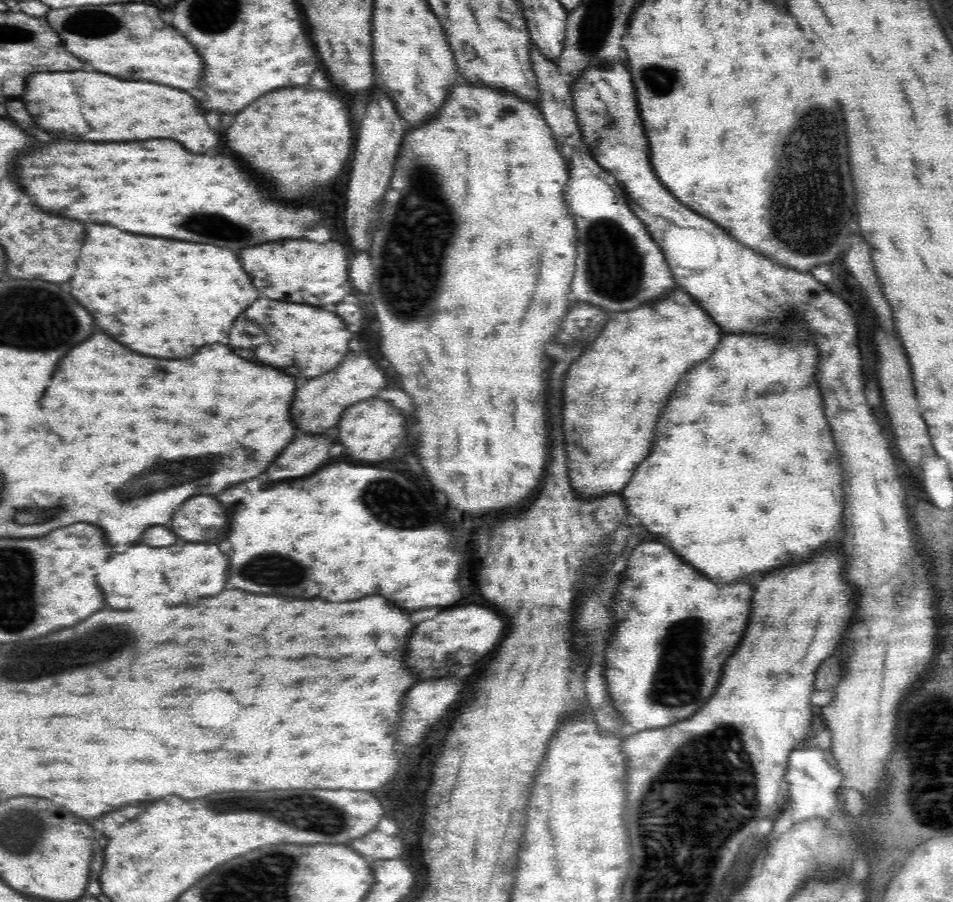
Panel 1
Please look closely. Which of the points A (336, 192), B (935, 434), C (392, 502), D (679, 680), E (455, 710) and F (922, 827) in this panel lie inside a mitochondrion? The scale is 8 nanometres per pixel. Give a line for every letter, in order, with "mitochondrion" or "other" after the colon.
A: other
B: other
C: mitochondrion
D: mitochondrion
E: other
F: mitochondrion

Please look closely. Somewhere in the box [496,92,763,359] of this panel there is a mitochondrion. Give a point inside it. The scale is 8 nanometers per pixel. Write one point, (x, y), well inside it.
(614, 266)

